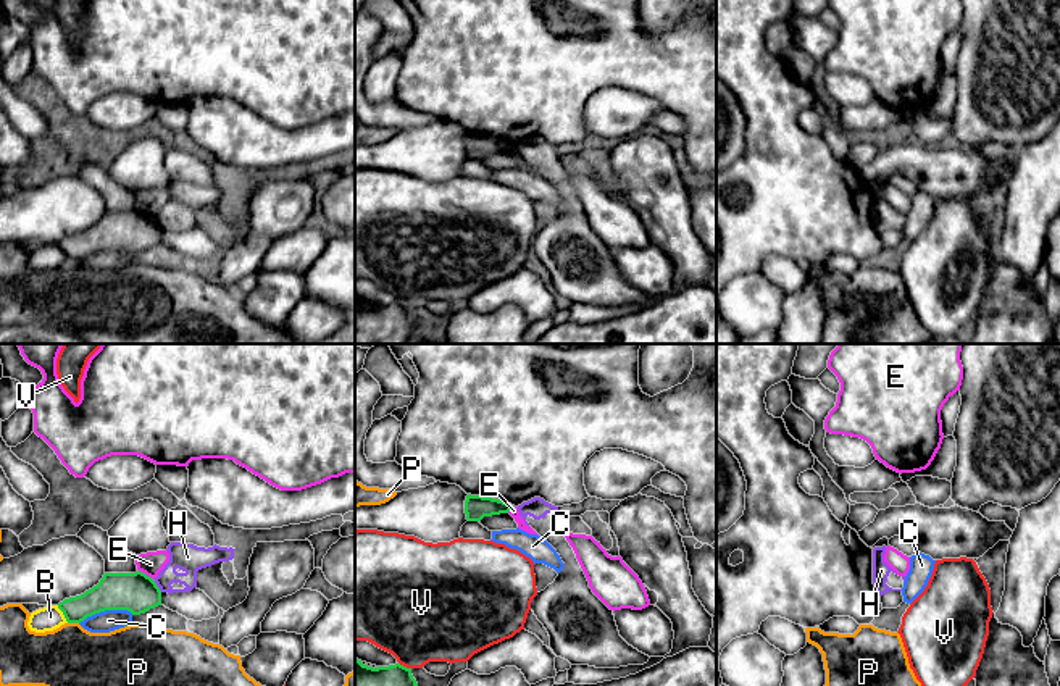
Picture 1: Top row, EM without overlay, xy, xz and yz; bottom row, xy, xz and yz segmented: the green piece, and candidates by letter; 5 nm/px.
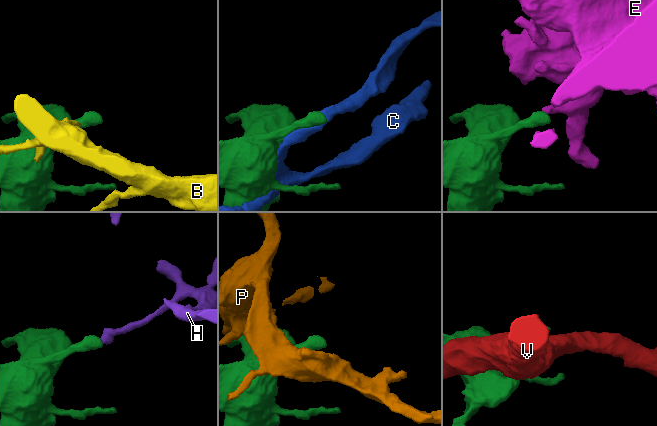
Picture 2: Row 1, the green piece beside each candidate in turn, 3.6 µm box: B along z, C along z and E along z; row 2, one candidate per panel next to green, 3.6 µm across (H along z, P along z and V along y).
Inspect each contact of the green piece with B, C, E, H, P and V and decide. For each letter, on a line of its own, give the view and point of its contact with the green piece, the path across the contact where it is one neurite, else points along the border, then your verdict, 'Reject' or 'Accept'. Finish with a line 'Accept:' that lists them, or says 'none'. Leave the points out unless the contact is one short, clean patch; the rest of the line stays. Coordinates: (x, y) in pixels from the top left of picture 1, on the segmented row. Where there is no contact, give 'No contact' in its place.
B: Touches green at xy (63, 614). Reject
C: Touches green at xy (105, 609). Reject
E: Touches green at xy (144, 573). Boundary: xy (139, 570), (150, 578). Reject
H: Touches green at xy (157, 586). Boundary: xy (154, 581), (162, 591). Reject
P: Touches green at xy (73, 622). Reject
V: Touches green at xz (405, 667). Reject
Accept: none

